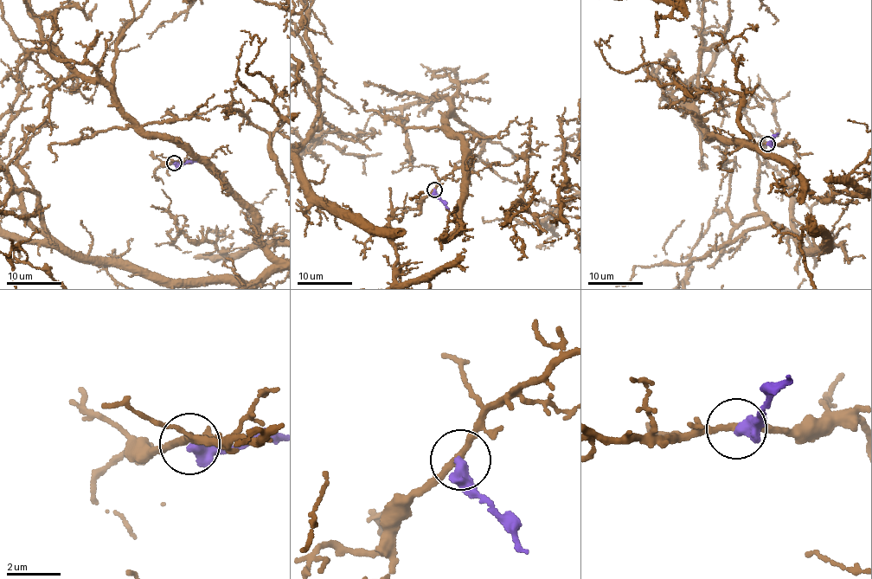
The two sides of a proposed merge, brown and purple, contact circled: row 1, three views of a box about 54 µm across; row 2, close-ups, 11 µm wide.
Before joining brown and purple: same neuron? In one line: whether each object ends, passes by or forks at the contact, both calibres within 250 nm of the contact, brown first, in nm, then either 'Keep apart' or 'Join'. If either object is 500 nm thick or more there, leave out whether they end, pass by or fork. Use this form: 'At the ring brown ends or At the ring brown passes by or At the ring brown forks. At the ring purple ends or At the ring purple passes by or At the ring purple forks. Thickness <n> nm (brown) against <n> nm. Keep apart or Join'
At the ring brown passes by. At the ring purple ends. Thickness 240 nm (brown) against 440 nm. Keep apart

